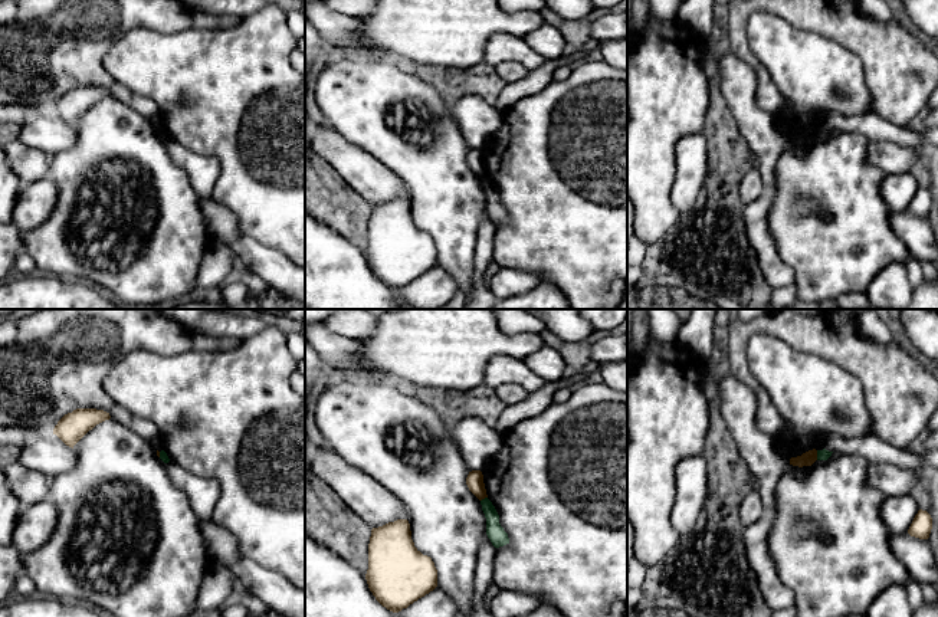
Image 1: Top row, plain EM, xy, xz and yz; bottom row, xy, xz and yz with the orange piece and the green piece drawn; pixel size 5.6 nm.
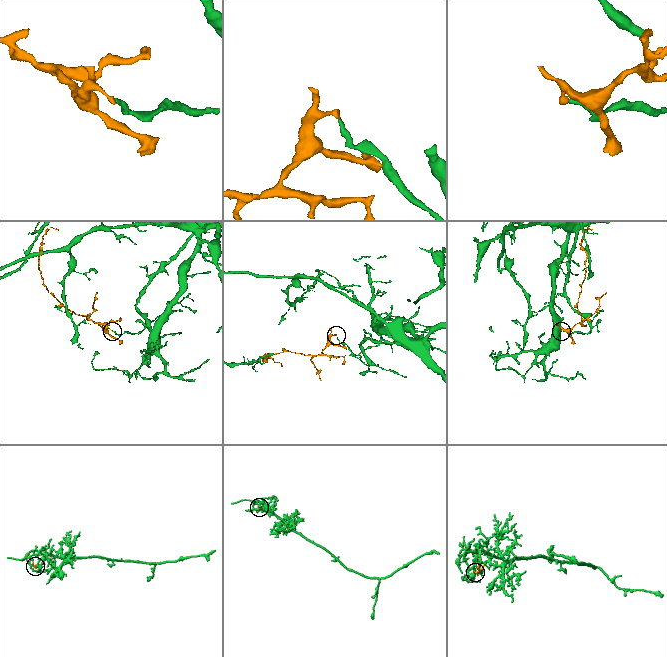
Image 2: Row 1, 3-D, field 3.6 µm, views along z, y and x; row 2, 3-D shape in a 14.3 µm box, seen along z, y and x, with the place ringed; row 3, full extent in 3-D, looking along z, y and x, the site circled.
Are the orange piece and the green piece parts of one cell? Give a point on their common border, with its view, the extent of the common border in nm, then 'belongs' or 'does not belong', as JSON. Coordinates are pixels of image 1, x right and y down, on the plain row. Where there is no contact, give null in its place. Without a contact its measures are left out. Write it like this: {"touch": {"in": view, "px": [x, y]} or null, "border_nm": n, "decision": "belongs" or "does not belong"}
{"touch": {"in": "yz", "px": [816, 133]}, "border_nm": 60, "decision": "does not belong"}

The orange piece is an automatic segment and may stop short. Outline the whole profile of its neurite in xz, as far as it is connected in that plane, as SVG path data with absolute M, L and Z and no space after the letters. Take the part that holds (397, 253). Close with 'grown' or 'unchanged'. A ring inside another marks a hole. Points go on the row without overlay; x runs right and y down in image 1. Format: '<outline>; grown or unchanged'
M407 197L371 207L365 257L375 278L393 291L437 265L434 240L414 224Z; unchanged

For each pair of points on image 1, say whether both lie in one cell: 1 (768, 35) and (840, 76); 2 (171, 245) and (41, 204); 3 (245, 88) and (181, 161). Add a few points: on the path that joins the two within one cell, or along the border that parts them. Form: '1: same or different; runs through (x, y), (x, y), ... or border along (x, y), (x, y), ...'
1: same; runs through (786, 51), (816, 75), (823, 76)
2: different; border along (49, 179), (56, 189), (56, 204), (29, 230)
3: different; border along (170, 138), (197, 153), (212, 156), (220, 166)

